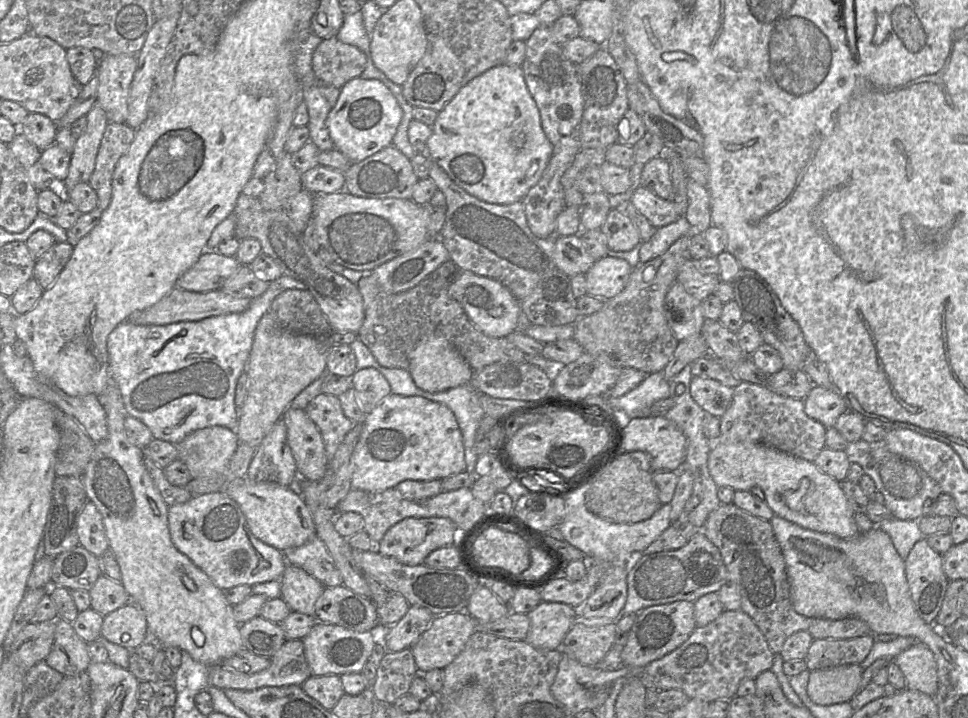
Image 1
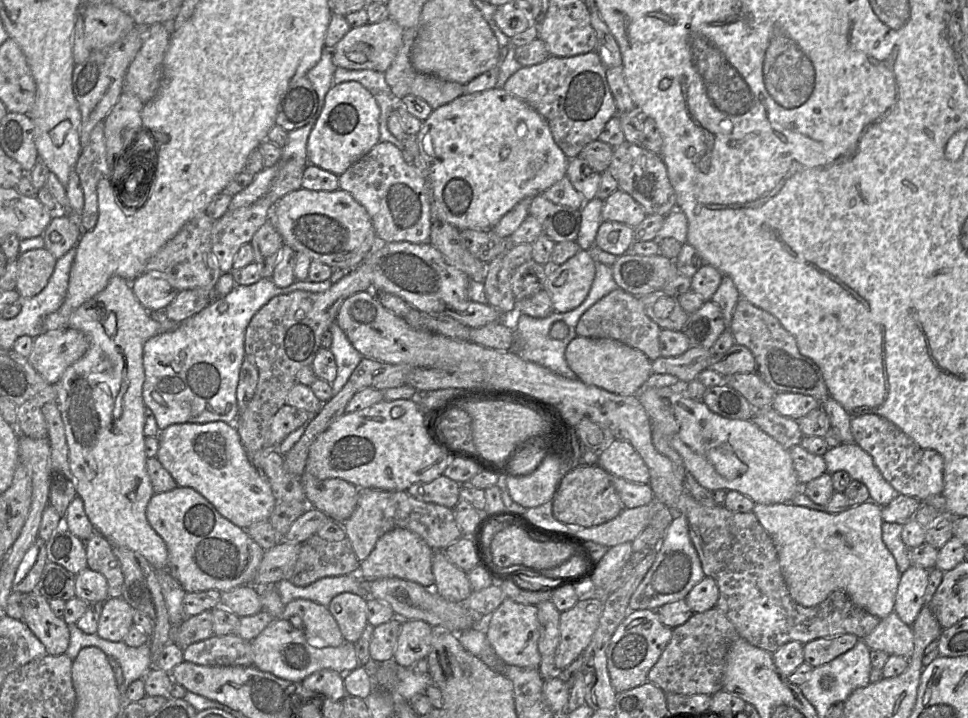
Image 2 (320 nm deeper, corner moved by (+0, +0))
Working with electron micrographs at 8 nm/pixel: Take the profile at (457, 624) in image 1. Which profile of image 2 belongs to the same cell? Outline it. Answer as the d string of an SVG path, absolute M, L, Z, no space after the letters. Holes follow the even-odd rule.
M402 621L393 660L398 665L409 668L420 659L427 658L434 635L435 629L425 621Z

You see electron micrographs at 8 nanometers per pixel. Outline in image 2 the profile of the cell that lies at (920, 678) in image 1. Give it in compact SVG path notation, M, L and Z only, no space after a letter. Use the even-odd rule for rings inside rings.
M895 612L881 619L863 641L871 650L881 650L888 655L902 656L907 659L914 651L912 626L904 623Z

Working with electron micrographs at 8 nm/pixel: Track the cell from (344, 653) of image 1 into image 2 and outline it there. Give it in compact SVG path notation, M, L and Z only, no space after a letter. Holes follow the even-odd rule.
M275 618L251 640L253 666L291 682L302 682L306 677L320 670L330 669L346 674L360 665L354 643L345 641L340 646L330 647L315 645L313 642L307 638L304 631L294 628L288 620Z

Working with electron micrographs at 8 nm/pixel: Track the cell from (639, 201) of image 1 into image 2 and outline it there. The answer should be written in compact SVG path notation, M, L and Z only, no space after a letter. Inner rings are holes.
M617 189L605 201L602 208L603 221L616 221L632 228L638 226L646 217L642 205L628 193Z

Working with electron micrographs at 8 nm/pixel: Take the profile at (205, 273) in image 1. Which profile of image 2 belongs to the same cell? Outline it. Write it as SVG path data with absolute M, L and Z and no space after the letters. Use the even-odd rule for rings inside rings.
M144 272L131 282L140 304L149 312L163 312L178 294L178 290L160 275Z

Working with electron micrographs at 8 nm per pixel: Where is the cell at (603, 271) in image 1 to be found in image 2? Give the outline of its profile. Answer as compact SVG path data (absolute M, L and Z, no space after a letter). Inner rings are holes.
M580 250L558 267L548 271L545 290L549 293L555 312L568 312L578 307L587 297L596 274L596 261L590 250Z

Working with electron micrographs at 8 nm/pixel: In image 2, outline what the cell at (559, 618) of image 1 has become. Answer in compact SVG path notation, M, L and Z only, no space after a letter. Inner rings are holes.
M505 598L500 606L485 620L483 629L497 656L508 665L523 668L538 668L541 655L538 650L540 624L537 606L517 603Z

